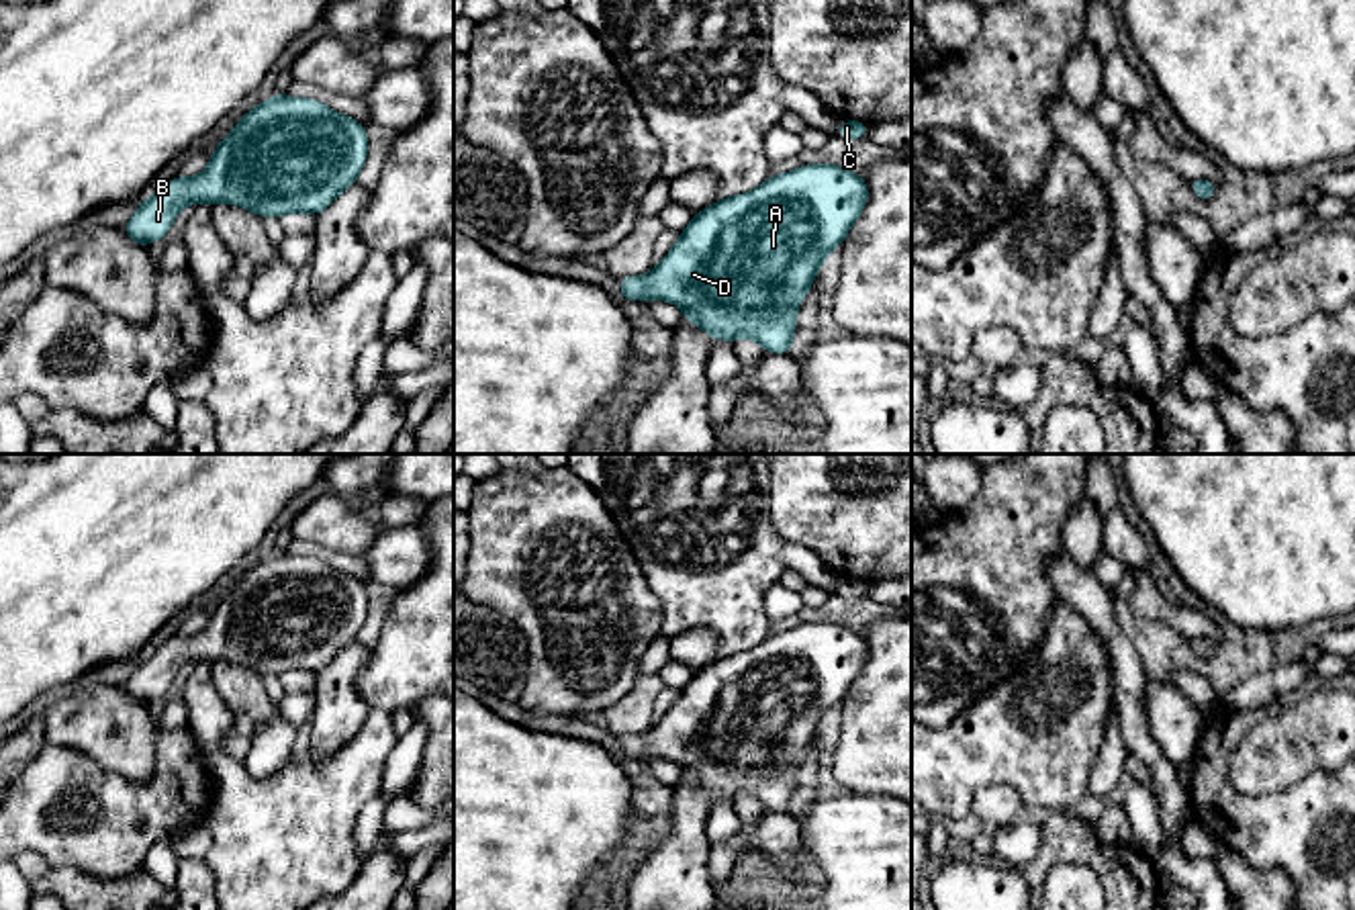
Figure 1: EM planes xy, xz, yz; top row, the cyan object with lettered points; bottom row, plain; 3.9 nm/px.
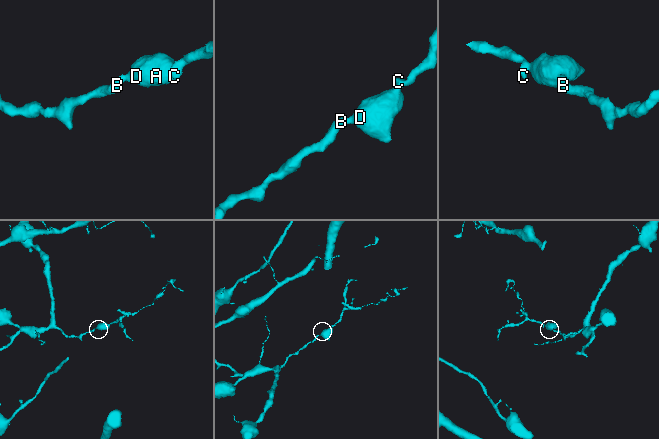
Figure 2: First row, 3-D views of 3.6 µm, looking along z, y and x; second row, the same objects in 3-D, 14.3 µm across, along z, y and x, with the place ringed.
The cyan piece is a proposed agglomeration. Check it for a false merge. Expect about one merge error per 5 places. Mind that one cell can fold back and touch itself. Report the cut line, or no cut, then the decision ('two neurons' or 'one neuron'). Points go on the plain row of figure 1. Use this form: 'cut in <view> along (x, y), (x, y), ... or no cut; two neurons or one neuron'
no cut; one neuron

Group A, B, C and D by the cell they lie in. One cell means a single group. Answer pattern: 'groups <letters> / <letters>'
groups A B C D

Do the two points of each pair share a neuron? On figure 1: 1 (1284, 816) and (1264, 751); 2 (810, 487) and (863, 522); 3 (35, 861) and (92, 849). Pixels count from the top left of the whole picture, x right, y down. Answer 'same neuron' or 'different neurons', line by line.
1: different neurons
2: same neuron
3: different neurons

